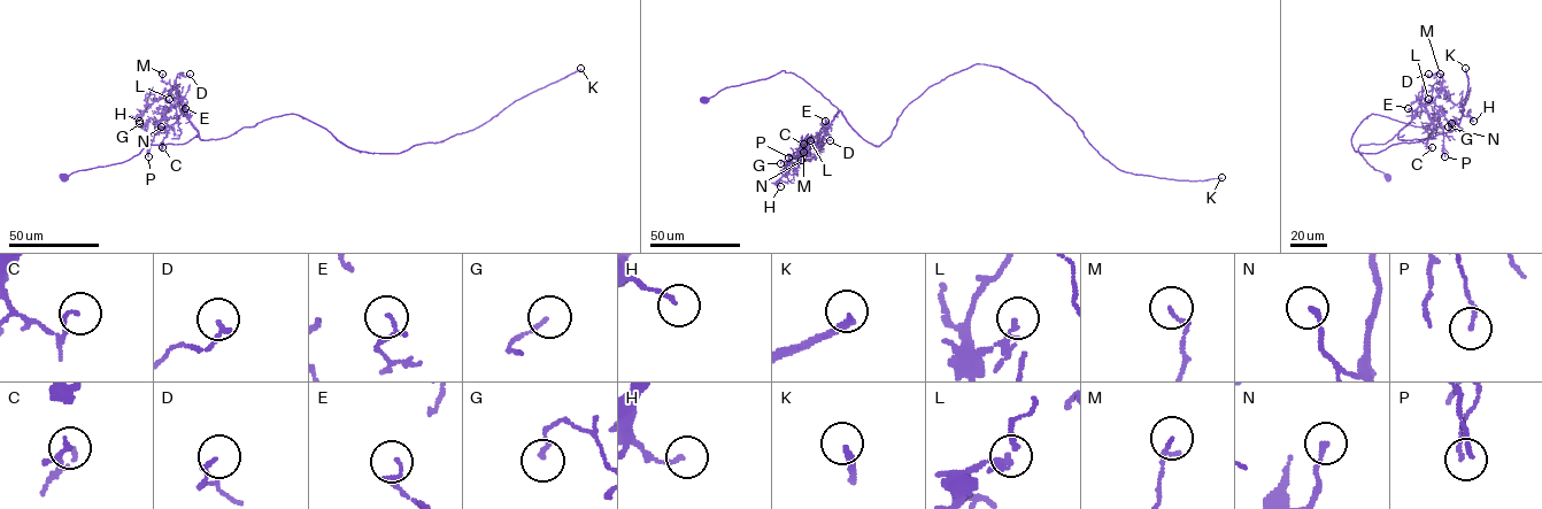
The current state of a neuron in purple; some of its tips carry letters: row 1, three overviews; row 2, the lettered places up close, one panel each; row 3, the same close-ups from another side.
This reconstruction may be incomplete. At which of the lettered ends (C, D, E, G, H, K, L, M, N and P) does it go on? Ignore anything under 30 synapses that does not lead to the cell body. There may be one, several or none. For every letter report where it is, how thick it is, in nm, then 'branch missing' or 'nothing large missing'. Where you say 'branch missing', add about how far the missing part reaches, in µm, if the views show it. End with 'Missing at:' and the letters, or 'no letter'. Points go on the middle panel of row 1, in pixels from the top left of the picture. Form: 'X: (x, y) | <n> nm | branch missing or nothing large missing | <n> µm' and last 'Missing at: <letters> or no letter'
C: (803, 144) | 130 nm | nothing large missing
D: (830, 140) | 170 nm | nothing large missing
E: (825, 121) | 80 nm | nothing large missing
G: (780, 163) | 140 nm | nothing large missing
H: (780, 186) | 140 nm | nothing large missing
K: (1221, 177) | 240 nm | branch missing | 35 µm
L: (810, 140) | 130 nm | nothing large missing
M: (803, 152) | 80 nm | nothing large missing
N: (801, 160) | 180 nm | nothing large missing
P: (788, 157) | 120 nm | nothing large missing
Missing at: K

